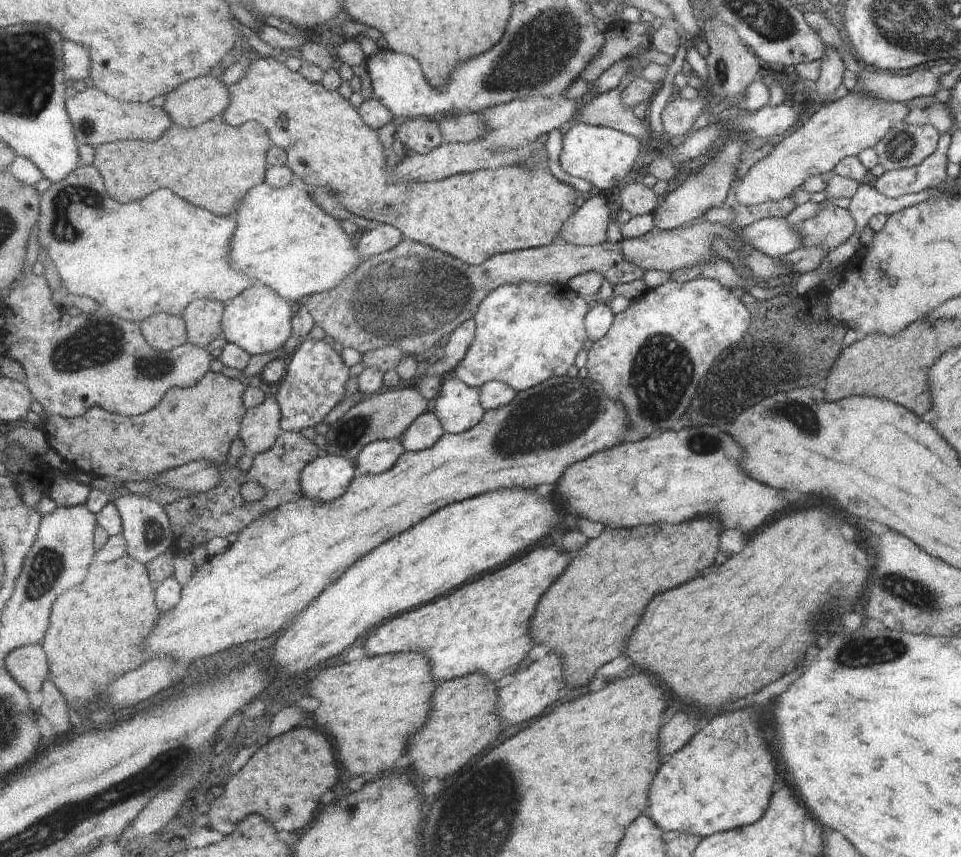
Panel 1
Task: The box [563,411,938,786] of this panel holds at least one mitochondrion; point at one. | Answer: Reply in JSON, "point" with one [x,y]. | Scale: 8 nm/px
{"point":[889,650]}

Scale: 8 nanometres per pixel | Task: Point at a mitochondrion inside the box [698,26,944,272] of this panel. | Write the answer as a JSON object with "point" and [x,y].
{"point":[902,147]}

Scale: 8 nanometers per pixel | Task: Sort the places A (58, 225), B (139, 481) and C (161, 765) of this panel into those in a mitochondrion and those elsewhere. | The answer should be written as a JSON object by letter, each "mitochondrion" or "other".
{"A":"mitochondrion","B":"other","C":"mitochondrion"}

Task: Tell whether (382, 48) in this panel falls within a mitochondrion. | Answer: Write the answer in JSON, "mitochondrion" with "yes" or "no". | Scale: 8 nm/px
{"mitochondrion":"no"}

